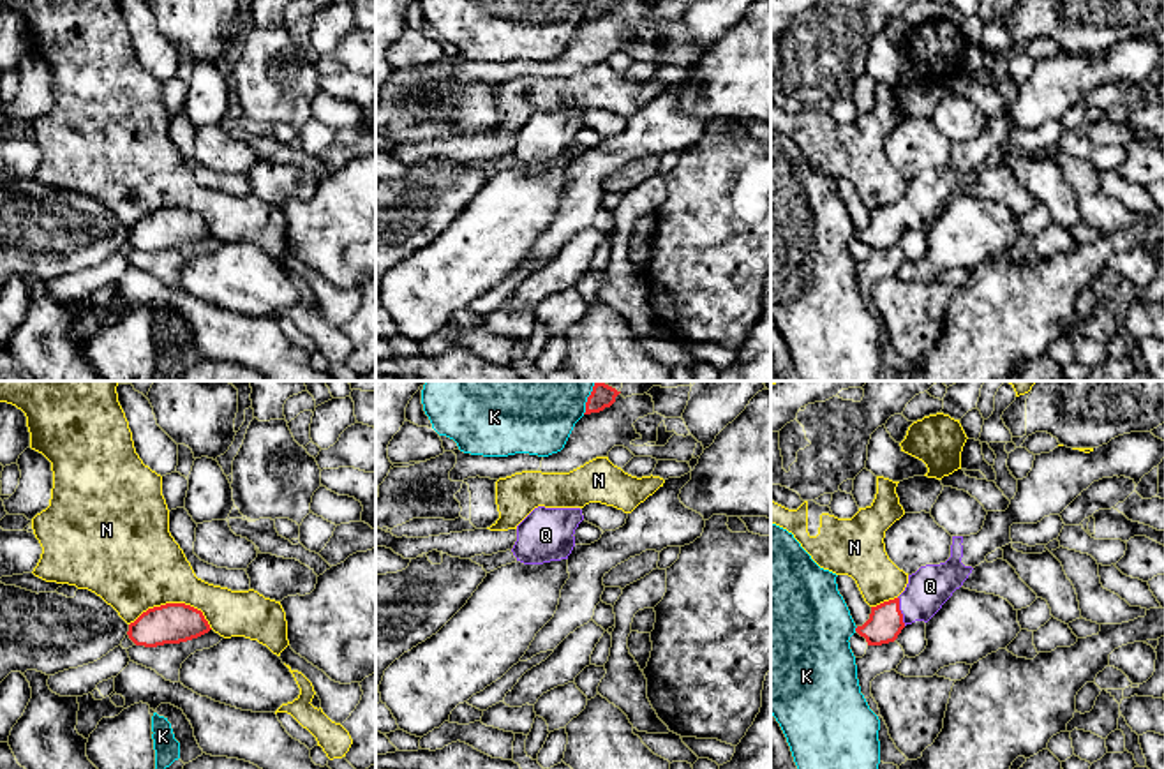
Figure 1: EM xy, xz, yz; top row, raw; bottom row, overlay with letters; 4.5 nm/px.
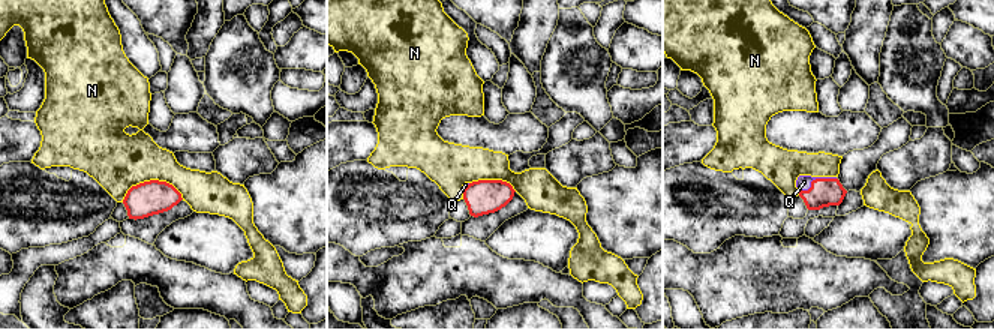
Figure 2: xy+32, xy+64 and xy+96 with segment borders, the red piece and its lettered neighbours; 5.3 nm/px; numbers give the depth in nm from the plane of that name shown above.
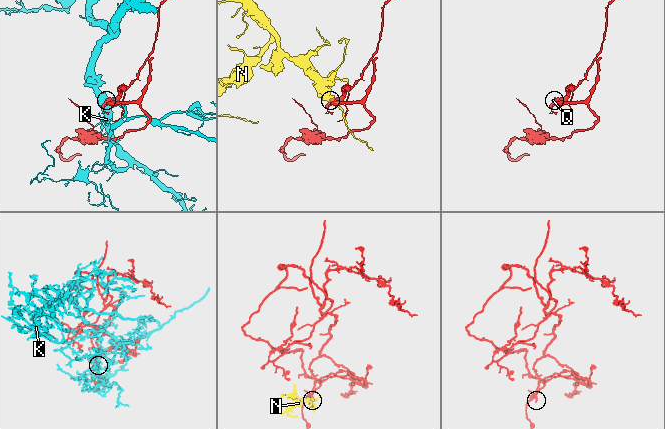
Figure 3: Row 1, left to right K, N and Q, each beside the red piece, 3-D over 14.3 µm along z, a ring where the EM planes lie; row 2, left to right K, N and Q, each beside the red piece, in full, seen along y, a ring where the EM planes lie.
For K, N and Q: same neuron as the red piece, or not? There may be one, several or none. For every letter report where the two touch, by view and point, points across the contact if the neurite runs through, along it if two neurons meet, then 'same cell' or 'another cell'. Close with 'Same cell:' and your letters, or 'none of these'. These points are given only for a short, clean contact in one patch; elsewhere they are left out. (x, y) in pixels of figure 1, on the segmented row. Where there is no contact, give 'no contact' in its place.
K: contact xz (588, 397); another cell
N: contact xy (173, 604); border xy (129, 625), (149, 609), (189, 604), (212, 628); another cell
Q: contact yz (900, 611); way yz (886, 621), (900, 611), (930, 586); same cell
Same cell: Q

